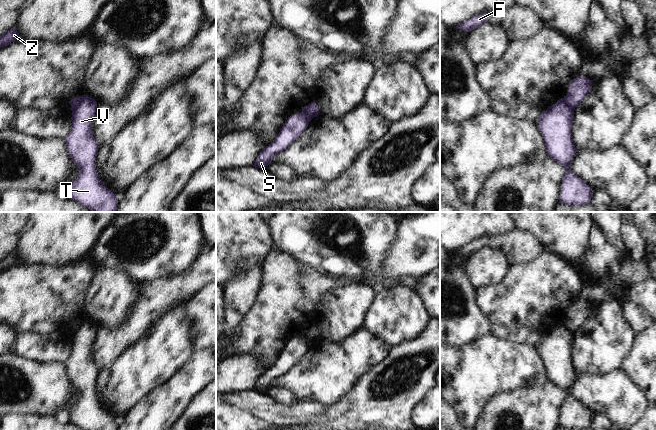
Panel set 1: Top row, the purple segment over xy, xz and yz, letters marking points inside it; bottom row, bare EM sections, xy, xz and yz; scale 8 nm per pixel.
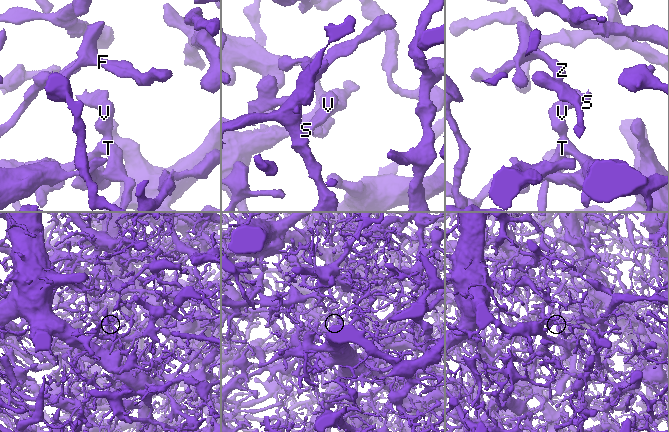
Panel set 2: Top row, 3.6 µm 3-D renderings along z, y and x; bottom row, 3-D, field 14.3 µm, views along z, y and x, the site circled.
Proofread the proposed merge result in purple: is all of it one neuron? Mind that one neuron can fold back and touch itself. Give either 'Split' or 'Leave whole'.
Split.

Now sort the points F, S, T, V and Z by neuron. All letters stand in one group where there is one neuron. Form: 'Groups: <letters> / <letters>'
Groups: F T V Z / S.

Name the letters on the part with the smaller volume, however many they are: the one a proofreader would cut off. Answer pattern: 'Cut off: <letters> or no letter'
Cut off: S

